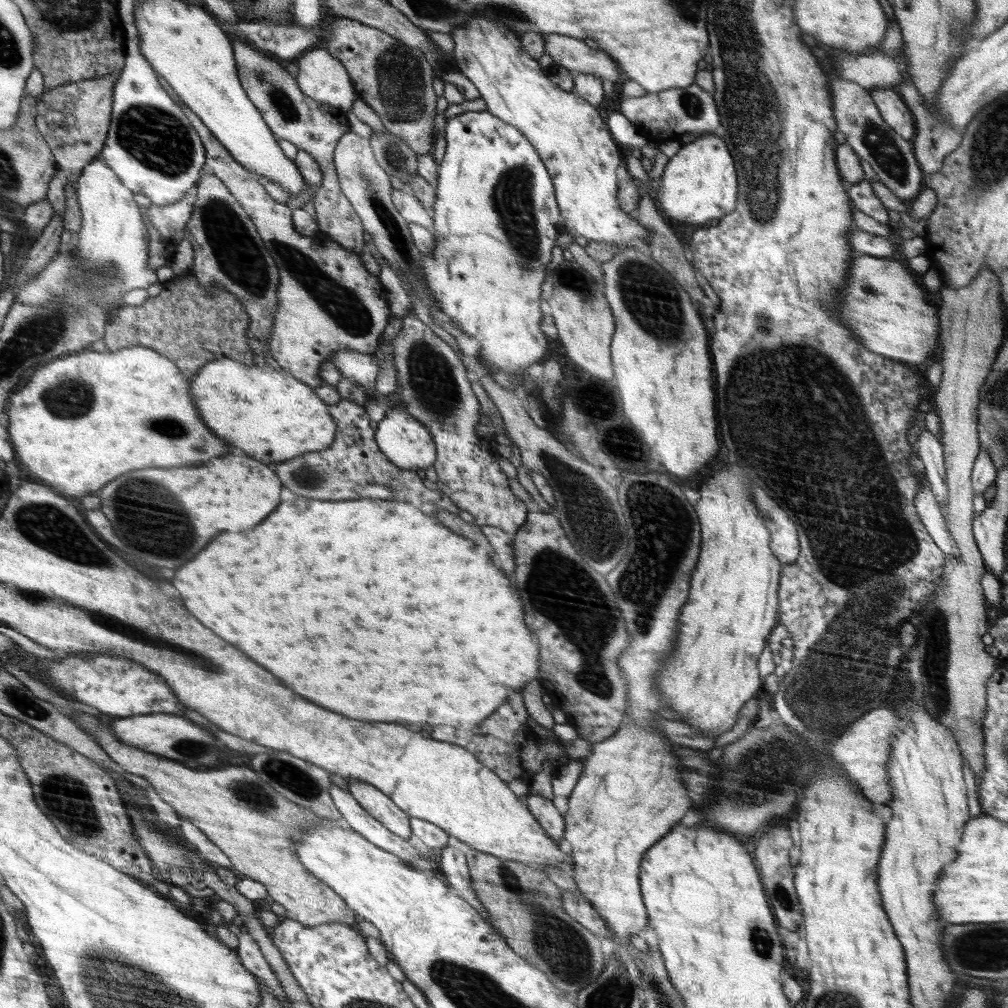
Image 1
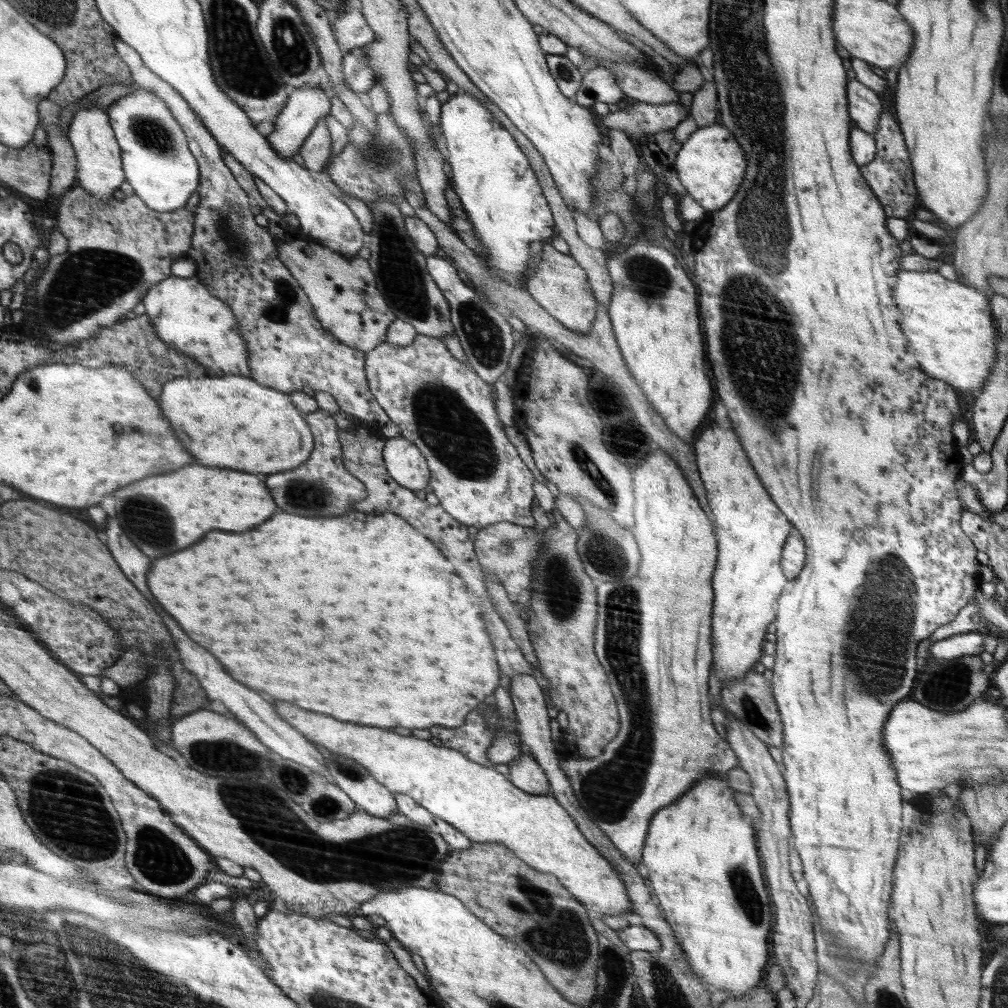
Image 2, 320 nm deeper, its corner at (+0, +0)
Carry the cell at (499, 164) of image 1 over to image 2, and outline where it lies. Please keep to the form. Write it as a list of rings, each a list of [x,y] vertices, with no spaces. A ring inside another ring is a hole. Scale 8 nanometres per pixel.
[[[459,91],[441,104],[440,128],[442,140],[446,147],[447,164],[451,168],[451,187],[461,200],[467,221],[472,224],[478,242],[485,248],[484,258],[486,268],[492,270],[498,278],[511,277],[518,282],[524,278],[522,272],[528,268],[528,244],[535,241],[545,241],[554,236],[554,220],[548,208],[544,190],[541,188],[537,175],[532,172],[532,165],[514,137],[501,122],[484,106],[478,97]]]

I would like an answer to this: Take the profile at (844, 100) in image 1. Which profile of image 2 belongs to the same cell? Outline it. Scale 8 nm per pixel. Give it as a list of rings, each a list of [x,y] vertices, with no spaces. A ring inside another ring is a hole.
[[[852,79],[848,82],[848,104],[850,116],[853,116],[856,128],[873,136],[878,117],[883,109],[881,97],[875,90]]]

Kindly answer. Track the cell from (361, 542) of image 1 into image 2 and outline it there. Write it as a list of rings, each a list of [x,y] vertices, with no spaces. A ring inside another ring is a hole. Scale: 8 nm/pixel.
[[[282,512],[274,516],[274,520],[266,520],[262,528],[254,528],[254,532],[210,532],[210,536],[202,540],[202,544],[194,544],[194,548],[186,548],[182,552],[176,552],[174,556],[152,562],[147,585],[156,602],[180,624],[180,628],[196,644],[208,648],[208,652],[228,668],[226,672],[232,678],[252,690],[264,690],[276,700],[298,704],[300,708],[328,714],[336,720],[366,726],[428,728],[440,724],[446,728],[456,728],[465,724],[466,714],[491,699],[500,686],[497,656],[494,656],[494,646],[486,632],[486,624],[484,620],[480,620],[480,608],[470,600],[464,582],[454,574],[450,562],[438,552],[438,548],[408,522],[392,512],[387,512],[386,516],[366,516],[362,512],[350,512],[342,518],[304,518]],[[236,638],[238,642],[250,638],[250,648],[234,648]]]

